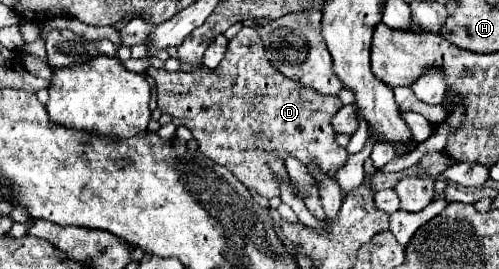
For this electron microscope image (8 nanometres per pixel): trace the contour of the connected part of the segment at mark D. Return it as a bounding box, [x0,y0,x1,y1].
[147,27,347,197]

